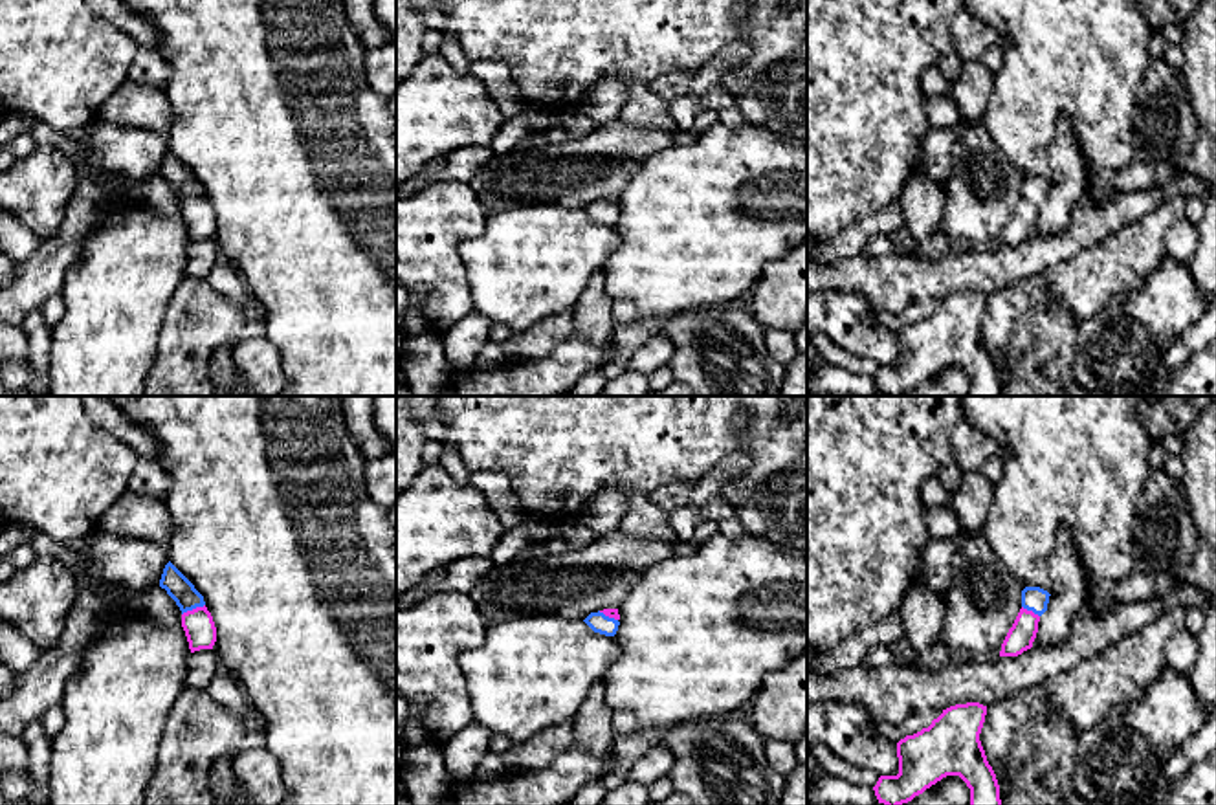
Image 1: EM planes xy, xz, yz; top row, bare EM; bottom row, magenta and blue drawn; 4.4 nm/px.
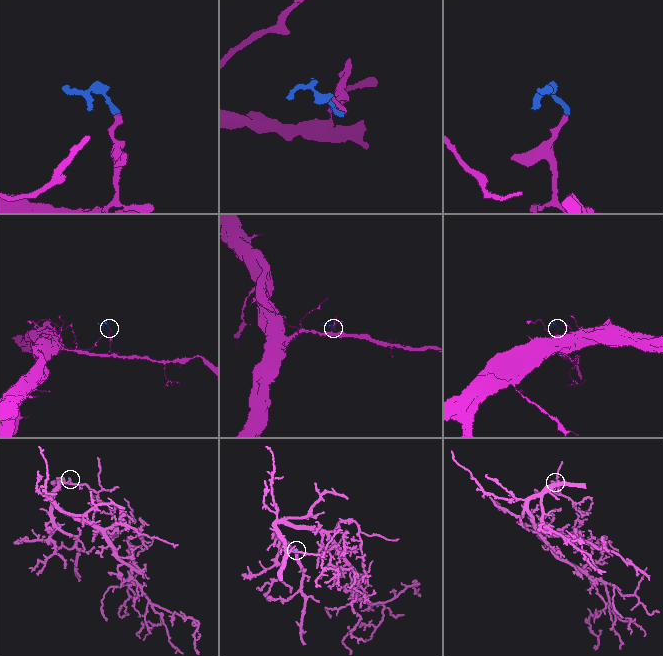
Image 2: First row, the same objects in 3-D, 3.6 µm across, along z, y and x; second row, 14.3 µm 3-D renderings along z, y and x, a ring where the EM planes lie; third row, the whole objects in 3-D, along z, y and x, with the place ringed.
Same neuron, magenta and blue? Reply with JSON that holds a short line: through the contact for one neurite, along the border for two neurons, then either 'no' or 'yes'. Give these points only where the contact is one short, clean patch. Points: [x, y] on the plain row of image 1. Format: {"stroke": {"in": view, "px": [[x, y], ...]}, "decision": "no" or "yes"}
{"stroke": {"in": "xy", "px": [[198, 215], [193, 198], [178, 176]]}, "decision": "yes"}

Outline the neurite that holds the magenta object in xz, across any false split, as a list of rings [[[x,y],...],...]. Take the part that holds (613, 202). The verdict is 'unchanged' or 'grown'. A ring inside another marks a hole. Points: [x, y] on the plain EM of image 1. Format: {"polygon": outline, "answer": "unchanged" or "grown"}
{"polygon": [[[603,198],[598,202],[591,202],[583,211],[600,224],[614,226],[620,215],[618,198]]], "answer": "grown"}

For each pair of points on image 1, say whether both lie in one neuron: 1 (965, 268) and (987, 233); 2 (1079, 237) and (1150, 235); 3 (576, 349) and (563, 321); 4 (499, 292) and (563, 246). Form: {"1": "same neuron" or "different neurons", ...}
{"1": "different neurons", "2": "different neurons", "3": "different neurons", "4": "same neuron"}

